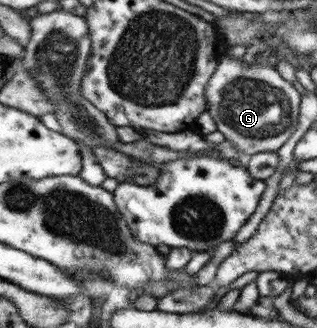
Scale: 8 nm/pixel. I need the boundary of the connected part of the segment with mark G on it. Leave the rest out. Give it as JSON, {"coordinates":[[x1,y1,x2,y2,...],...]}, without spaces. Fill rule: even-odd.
{"coordinates":[[224,49,219,66,207,84,206,98,207,112,214,119,217,131,244,155,278,151,300,124,301,95,292,83,284,80,274,67,232,60]]}

